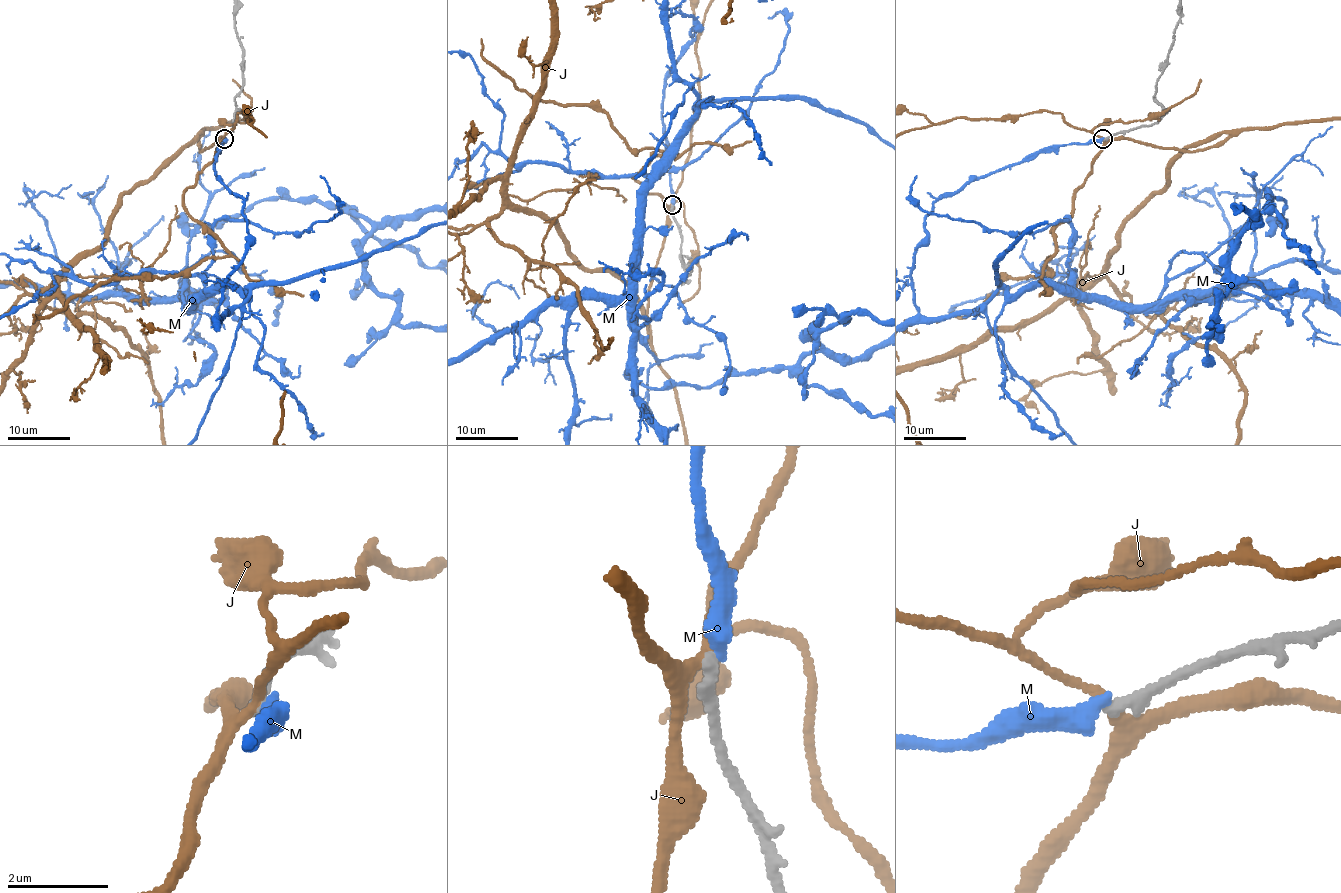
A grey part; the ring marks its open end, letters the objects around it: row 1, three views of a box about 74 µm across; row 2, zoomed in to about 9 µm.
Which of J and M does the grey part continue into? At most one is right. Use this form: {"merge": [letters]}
{"merge": []}

